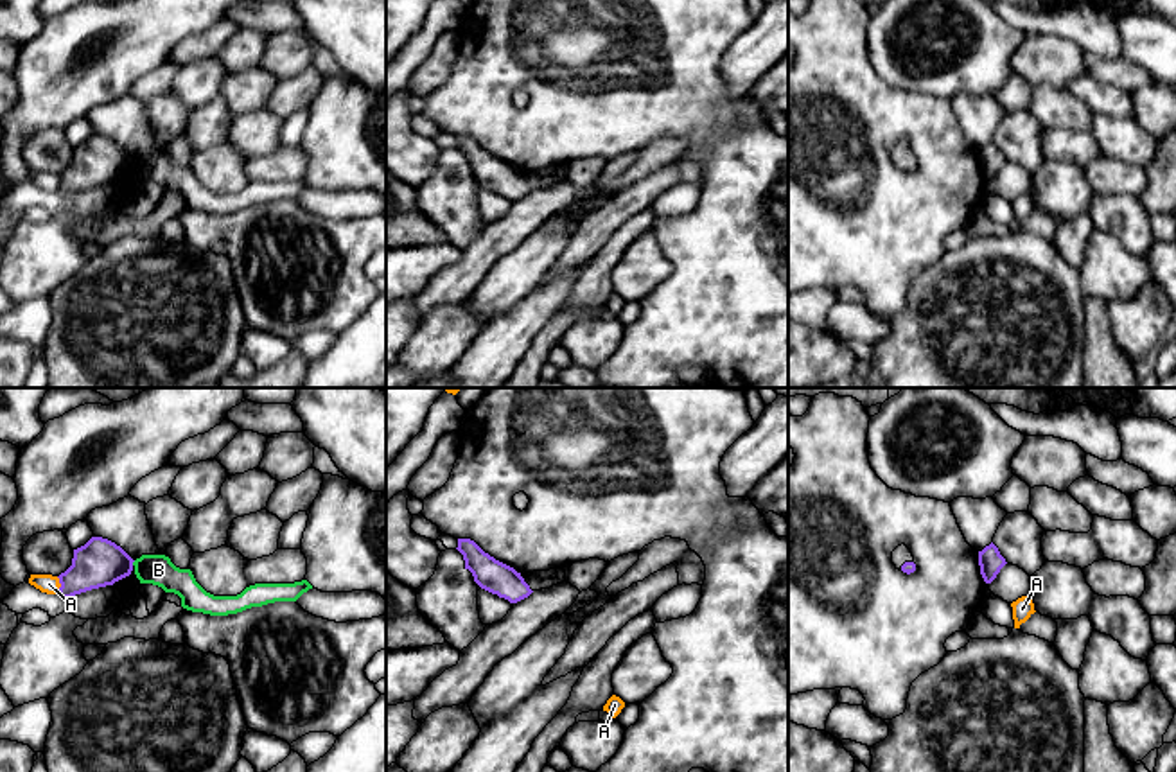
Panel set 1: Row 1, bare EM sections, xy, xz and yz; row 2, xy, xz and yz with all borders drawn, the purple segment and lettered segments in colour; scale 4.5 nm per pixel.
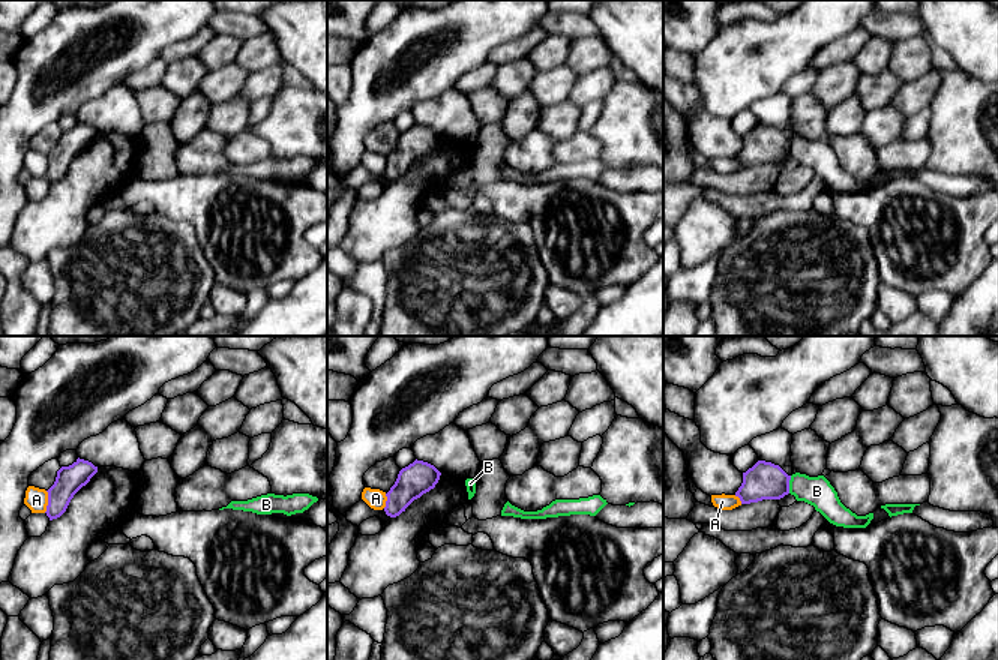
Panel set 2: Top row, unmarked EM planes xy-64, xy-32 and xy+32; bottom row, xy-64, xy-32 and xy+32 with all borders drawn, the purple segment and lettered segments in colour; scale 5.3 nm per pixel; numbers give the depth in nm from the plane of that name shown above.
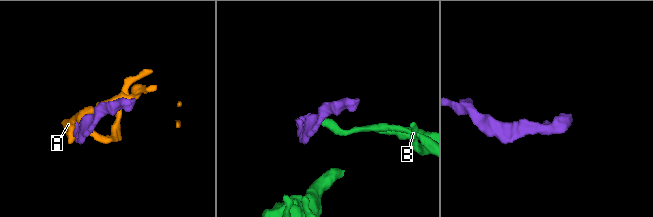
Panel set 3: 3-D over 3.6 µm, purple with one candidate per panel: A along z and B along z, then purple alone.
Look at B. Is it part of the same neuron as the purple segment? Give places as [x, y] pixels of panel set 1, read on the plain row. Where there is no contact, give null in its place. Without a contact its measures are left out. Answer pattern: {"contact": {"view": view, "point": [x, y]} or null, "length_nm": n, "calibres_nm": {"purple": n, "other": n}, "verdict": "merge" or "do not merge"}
{"contact": {"view": "xy", "point": [133, 158]}, "length_nm": 30, "calibres_nm": {"purple": 220, "other": 140}, "verdict": "do not merge"}

